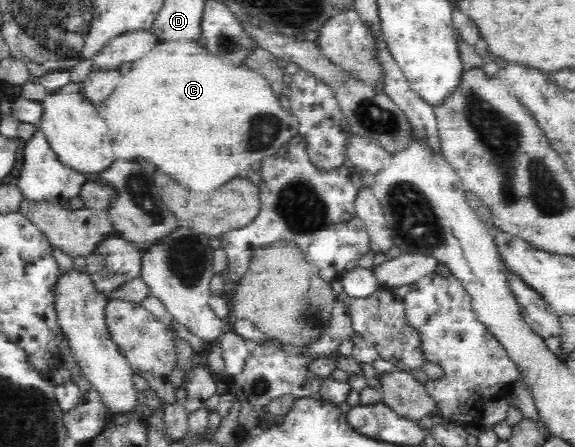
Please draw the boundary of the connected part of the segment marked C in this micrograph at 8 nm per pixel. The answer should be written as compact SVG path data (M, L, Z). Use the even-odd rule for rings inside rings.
M165 42L164 44L157 44L153 49L147 51L143 57L132 62L130 71L122 75L121 83L117 84L117 89L114 89L107 101L105 101L105 111L101 115L108 125L116 159L127 161L127 159L135 157L145 157L151 165L159 165L163 173L171 175L181 187L185 187L189 191L187 203L185 203L185 209L183 210L187 211L189 209L192 212L195 211L195 199L199 199L199 195L211 195L211 190L229 183L243 169L248 170L253 163L261 162L266 157L275 155L290 139L293 139L298 134L299 127L297 116L289 110L287 103L276 95L274 88L271 87L269 80L261 71L255 71L254 68L247 66L245 63L221 63L221 57L217 57L213 53L205 46L199 46L197 42ZM203 53L209 53L211 57L215 57L215 61L213 63L205 63L203 61Z

